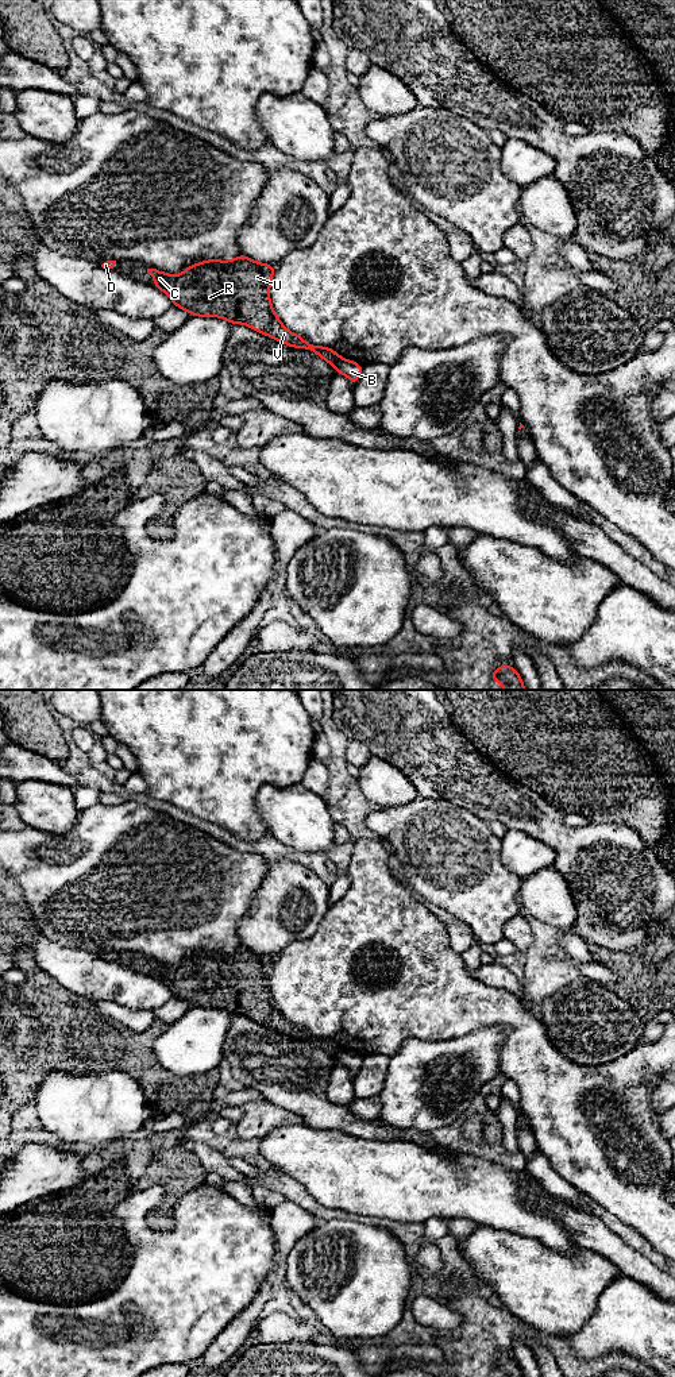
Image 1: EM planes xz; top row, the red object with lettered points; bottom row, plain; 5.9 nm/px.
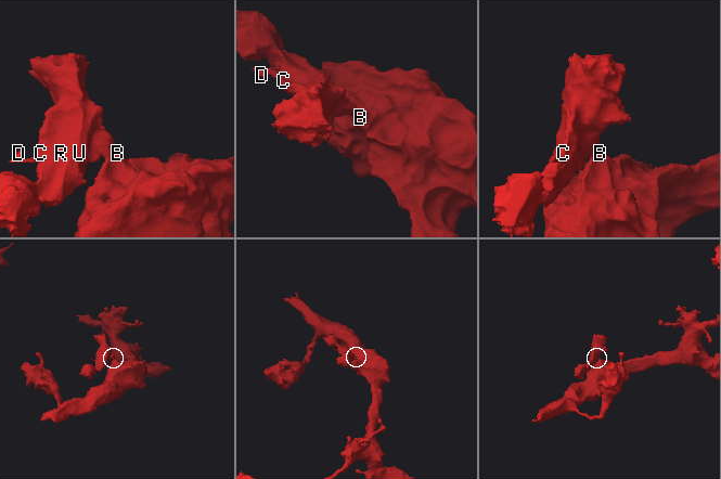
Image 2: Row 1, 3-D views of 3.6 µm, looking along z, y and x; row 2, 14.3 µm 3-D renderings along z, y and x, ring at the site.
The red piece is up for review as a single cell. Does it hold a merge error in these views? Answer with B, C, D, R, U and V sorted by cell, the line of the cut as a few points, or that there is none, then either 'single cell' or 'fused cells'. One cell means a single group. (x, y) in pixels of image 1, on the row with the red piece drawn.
B / C D R U V; cut in xz along (342, 358), (335, 367); fused cells

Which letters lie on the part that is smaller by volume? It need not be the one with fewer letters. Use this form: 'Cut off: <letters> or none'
Cut off: C, D, R, U, V

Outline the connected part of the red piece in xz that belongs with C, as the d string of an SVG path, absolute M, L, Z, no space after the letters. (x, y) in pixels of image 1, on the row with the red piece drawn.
M240 254L232 261L193 263L178 275L157 269L147 269L147 273L174 306L192 316L221 317L231 324L247 325L289 347L309 350L336 367L342 356L335 350L308 343L278 319L270 301L275 269Z

